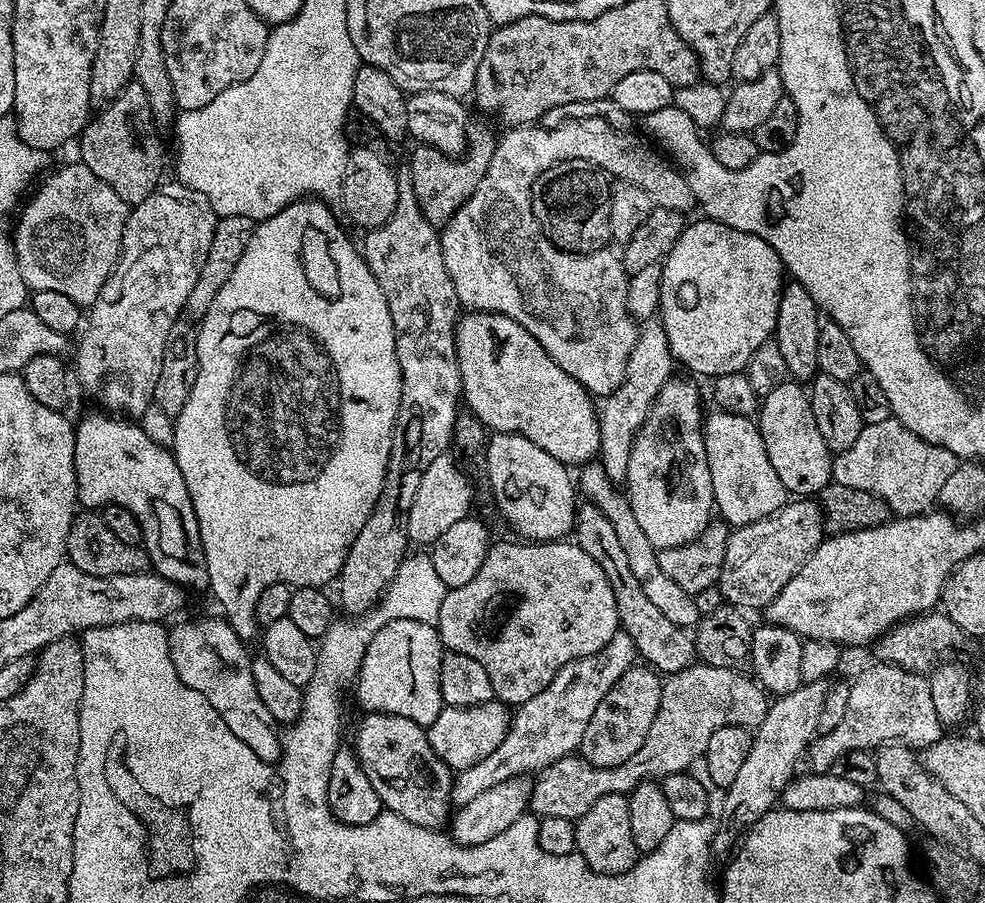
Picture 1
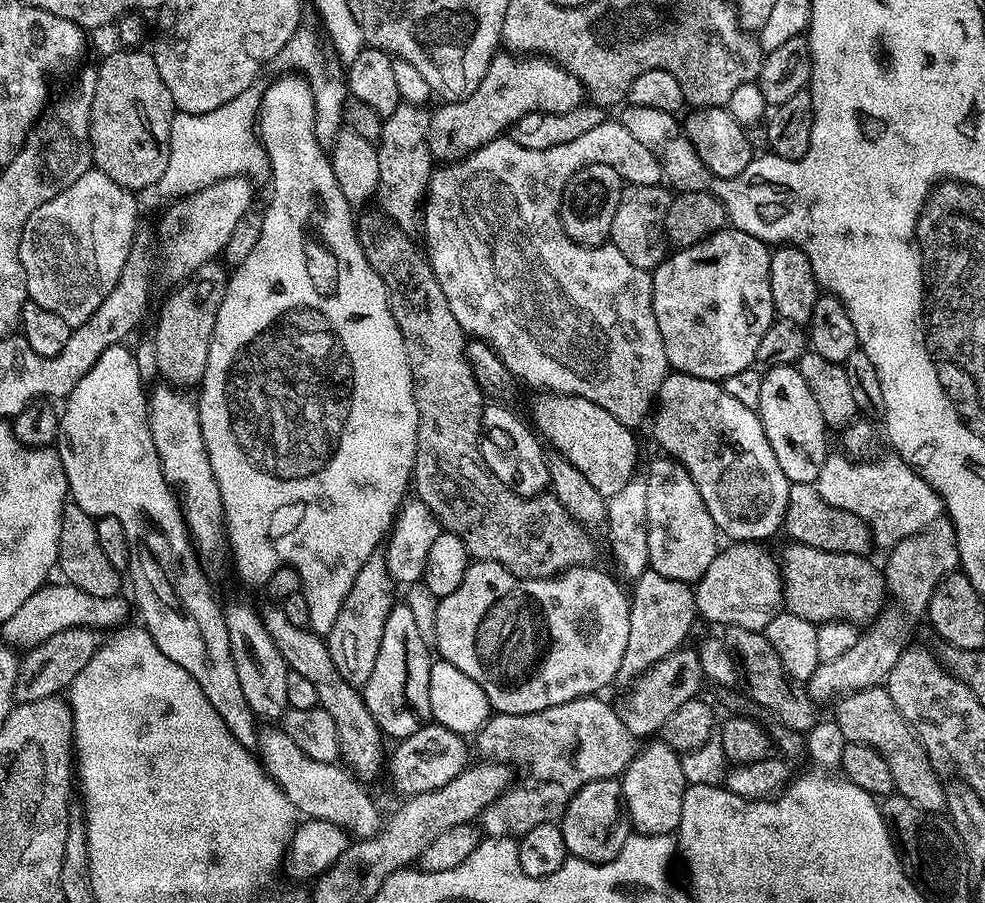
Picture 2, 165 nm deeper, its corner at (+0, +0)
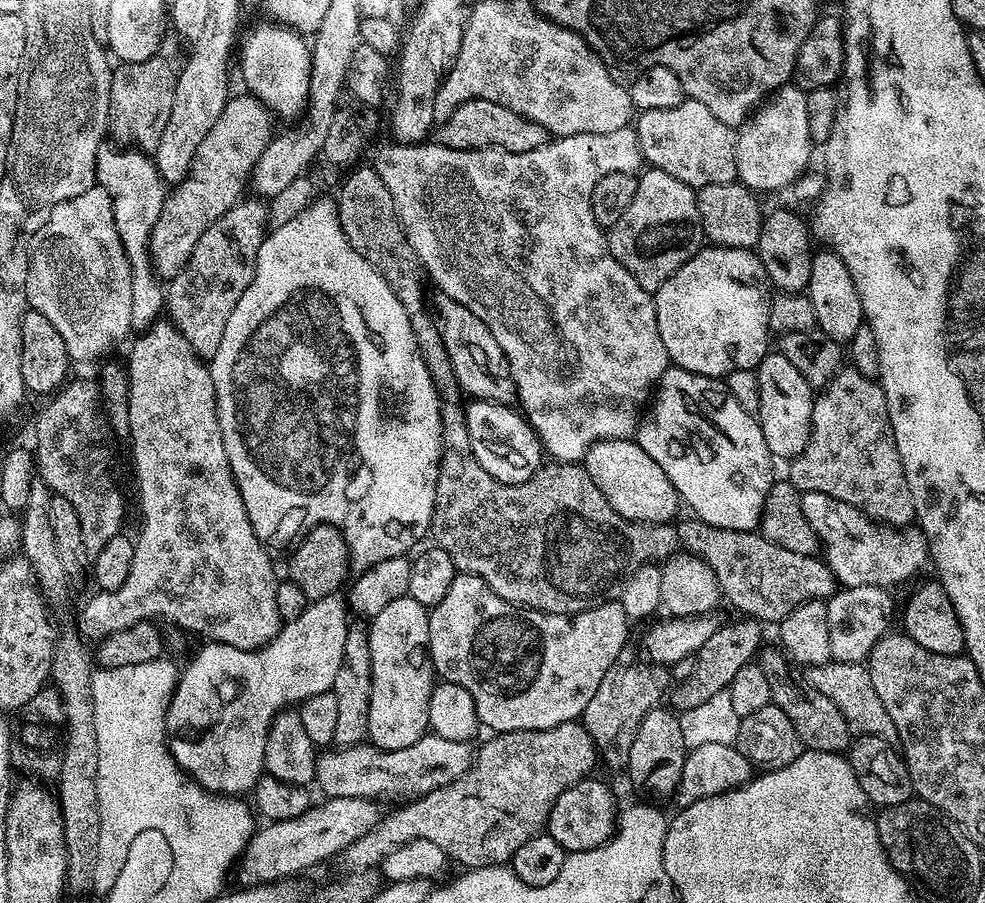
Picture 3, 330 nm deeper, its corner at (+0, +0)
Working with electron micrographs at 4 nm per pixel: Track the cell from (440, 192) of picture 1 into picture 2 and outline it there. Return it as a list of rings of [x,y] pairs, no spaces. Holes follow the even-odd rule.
[[[497,54],[490,62],[482,82],[478,82],[478,90],[464,100],[454,100],[441,103],[437,112],[433,111],[428,117],[428,141],[430,154],[440,162],[451,162],[461,159],[486,146],[491,140],[503,137],[511,129],[522,114],[531,112],[553,112],[562,114],[566,110],[574,110],[585,103],[584,87],[563,66],[549,60],[547,56],[535,54]]]

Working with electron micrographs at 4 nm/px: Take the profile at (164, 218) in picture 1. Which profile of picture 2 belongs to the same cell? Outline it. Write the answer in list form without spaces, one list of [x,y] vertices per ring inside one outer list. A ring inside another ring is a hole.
[[[231,176],[206,186],[200,192],[181,196],[175,202],[169,203],[172,205],[165,210],[164,217],[160,220],[160,240],[164,243],[164,256],[168,259],[168,276],[172,282],[180,282],[191,277],[198,266],[215,261],[223,253],[226,242],[230,242],[234,226],[242,219],[242,214],[246,214],[246,210],[253,207],[250,181],[248,176]]]

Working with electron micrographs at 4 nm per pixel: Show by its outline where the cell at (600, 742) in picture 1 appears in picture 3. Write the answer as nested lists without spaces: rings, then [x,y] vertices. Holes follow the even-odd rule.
[[[740,618],[737,624],[725,623],[714,634],[710,634],[710,639],[696,653],[696,665],[694,674],[690,678],[679,681],[676,693],[673,691],[671,707],[676,710],[702,706],[702,702],[714,698],[714,694],[728,691],[728,687],[734,682],[734,677],[742,666],[753,663],[761,651],[760,644],[761,625],[751,618]]]

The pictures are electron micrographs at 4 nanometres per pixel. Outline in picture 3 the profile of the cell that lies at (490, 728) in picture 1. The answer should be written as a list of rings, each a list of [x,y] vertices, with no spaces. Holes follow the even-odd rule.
[[[328,798],[323,802],[325,804],[318,804],[318,802],[313,803],[310,808],[306,809],[305,812],[301,814],[300,817],[286,818],[285,820],[274,820],[265,823],[265,828],[257,827],[252,833],[250,842],[244,847],[244,853],[240,855],[238,867],[234,872],[235,879],[237,876],[237,878],[241,880],[239,883],[244,886],[251,886],[254,884],[272,884],[276,880],[287,880],[294,876],[294,872],[302,872],[306,868],[312,868],[315,864],[320,864],[323,860],[330,859],[331,856],[339,857],[341,853],[343,853],[344,849],[350,847],[354,842],[358,842],[358,838],[362,838],[362,834],[366,834],[370,830],[374,830],[374,826],[379,824],[380,817],[382,815],[382,809],[380,809],[381,805],[377,803],[376,800],[367,800],[366,798]]]

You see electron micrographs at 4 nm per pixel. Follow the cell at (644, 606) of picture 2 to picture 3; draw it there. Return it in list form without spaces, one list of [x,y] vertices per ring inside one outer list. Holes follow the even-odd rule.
[[[617,662],[604,675],[582,717],[584,729],[602,753],[602,764],[608,768],[623,769],[627,765],[628,751],[634,742],[634,734],[638,734],[638,726],[642,726],[642,718],[646,718],[646,714],[650,714],[650,710],[663,701],[660,699],[663,698],[664,691],[666,696],[669,691],[668,684],[670,685],[670,672],[667,667],[651,662],[624,663]]]

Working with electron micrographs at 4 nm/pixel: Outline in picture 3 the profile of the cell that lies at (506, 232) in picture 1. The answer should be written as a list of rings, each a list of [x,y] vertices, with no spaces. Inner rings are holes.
[[[632,126],[613,130],[611,134],[574,134],[552,138],[538,150],[526,150],[522,154],[504,152],[501,148],[454,150],[435,142],[419,144],[388,142],[374,161],[376,173],[382,178],[382,182],[386,182],[390,198],[394,198],[394,210],[398,214],[402,230],[410,246],[414,246],[431,283],[433,280],[439,291],[454,298],[454,302],[462,302],[466,310],[478,314],[478,318],[482,318],[482,322],[490,326],[490,334],[498,338],[498,346],[502,346],[502,354],[506,354],[506,362],[514,378],[519,411],[528,425],[536,431],[541,449],[547,455],[549,452],[552,455],[549,457],[561,464],[583,461],[589,446],[600,440],[626,440],[635,437],[636,425],[642,419],[642,409],[649,403],[662,374],[670,367],[666,346],[662,346],[662,334],[658,334],[656,301],[653,293],[638,286],[634,274],[630,274],[630,270],[626,270],[626,266],[622,266],[618,258],[614,258],[605,229],[601,228],[594,218],[594,210],[590,210],[590,198],[594,198],[594,186],[598,186],[598,178],[606,178],[606,174],[612,173],[635,175],[641,171],[643,164],[644,155],[640,152],[636,130]]]

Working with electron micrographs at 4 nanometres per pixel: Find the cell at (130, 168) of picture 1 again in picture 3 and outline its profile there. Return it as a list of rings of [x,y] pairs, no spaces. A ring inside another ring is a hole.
[[[157,54],[146,62],[121,63],[112,73],[110,82],[110,114],[108,127],[113,141],[131,146],[149,154],[155,153],[158,142],[162,142],[162,130],[174,106],[177,69],[172,69],[168,60]]]

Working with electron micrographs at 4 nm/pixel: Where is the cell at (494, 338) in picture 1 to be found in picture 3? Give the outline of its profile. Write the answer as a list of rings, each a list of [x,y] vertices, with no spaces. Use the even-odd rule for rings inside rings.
[[[635,439],[600,440],[591,444],[582,463],[590,478],[594,478],[594,486],[602,490],[602,498],[606,498],[606,502],[610,502],[614,510],[622,514],[622,518],[637,524],[650,525],[667,524],[677,519],[676,511],[682,508],[682,501],[676,493],[676,487],[672,485],[670,478],[666,478],[666,470],[662,470],[662,466],[658,466],[658,462],[654,462],[654,458],[650,458],[650,454],[646,454],[646,450],[642,450],[642,446],[638,446]]]

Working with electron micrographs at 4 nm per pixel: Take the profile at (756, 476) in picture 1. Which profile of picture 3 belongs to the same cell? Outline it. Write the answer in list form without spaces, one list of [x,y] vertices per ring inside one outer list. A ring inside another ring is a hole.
[[[675,366],[667,368],[654,389],[650,407],[636,425],[634,439],[646,454],[650,454],[650,458],[654,458],[654,462],[658,462],[658,466],[662,466],[662,470],[666,470],[666,478],[670,478],[676,487],[681,501],[696,511],[697,521],[739,532],[759,529],[766,494],[770,494],[774,482],[774,457],[766,446],[766,438],[762,438],[759,419],[738,406],[723,379],[699,376]]]

